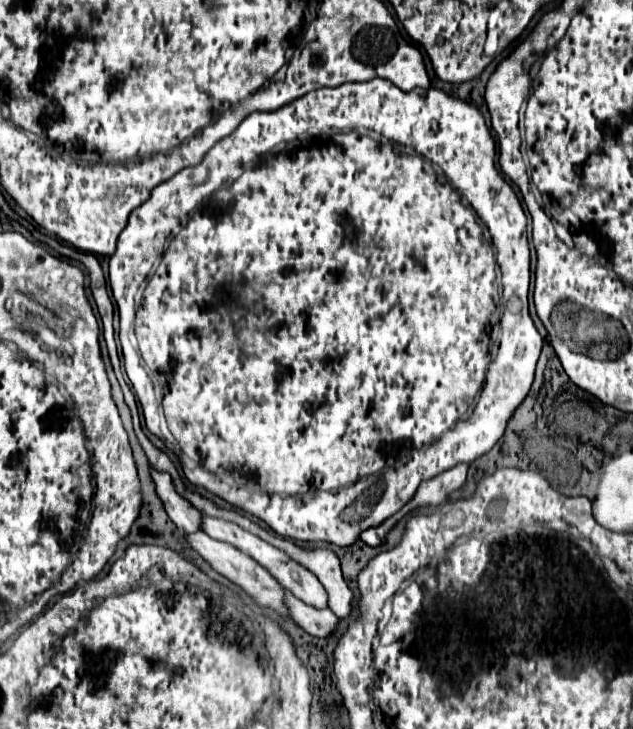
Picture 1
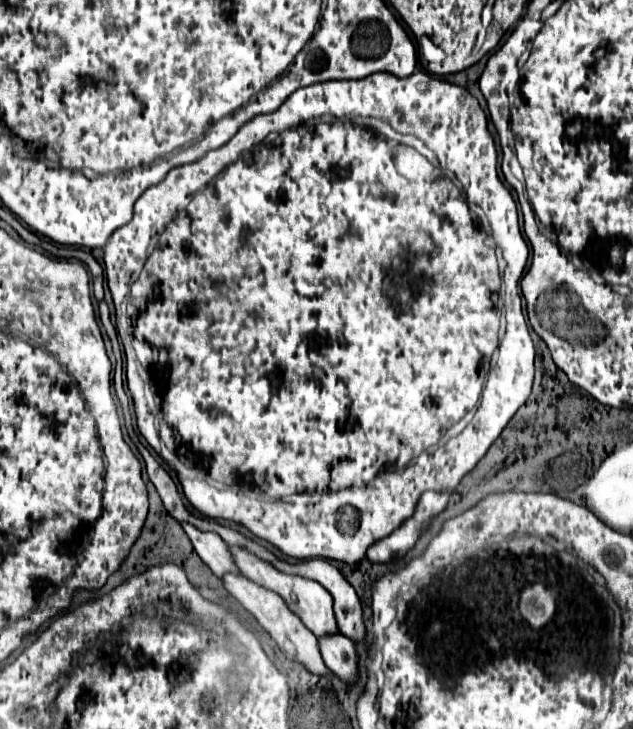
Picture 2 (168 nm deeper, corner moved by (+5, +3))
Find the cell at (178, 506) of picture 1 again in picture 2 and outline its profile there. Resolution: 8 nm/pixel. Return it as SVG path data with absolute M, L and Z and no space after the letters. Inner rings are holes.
M182 522L182 528L188 534L188 538L190 538L196 554L202 558L202 562L218 578L222 578L222 574L226 574L226 572L238 572L238 568L232 562L230 552L226 550L224 540L218 534L214 534L214 532L202 532L202 530L198 530L196 526L192 526L188 522Z

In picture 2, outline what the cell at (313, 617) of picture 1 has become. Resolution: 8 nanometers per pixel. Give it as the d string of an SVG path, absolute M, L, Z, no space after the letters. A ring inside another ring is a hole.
M338 632L338 634L326 634L326 636L318 638L318 646L320 646L320 654L324 658L324 664L336 676L354 684L358 678L354 642Z

